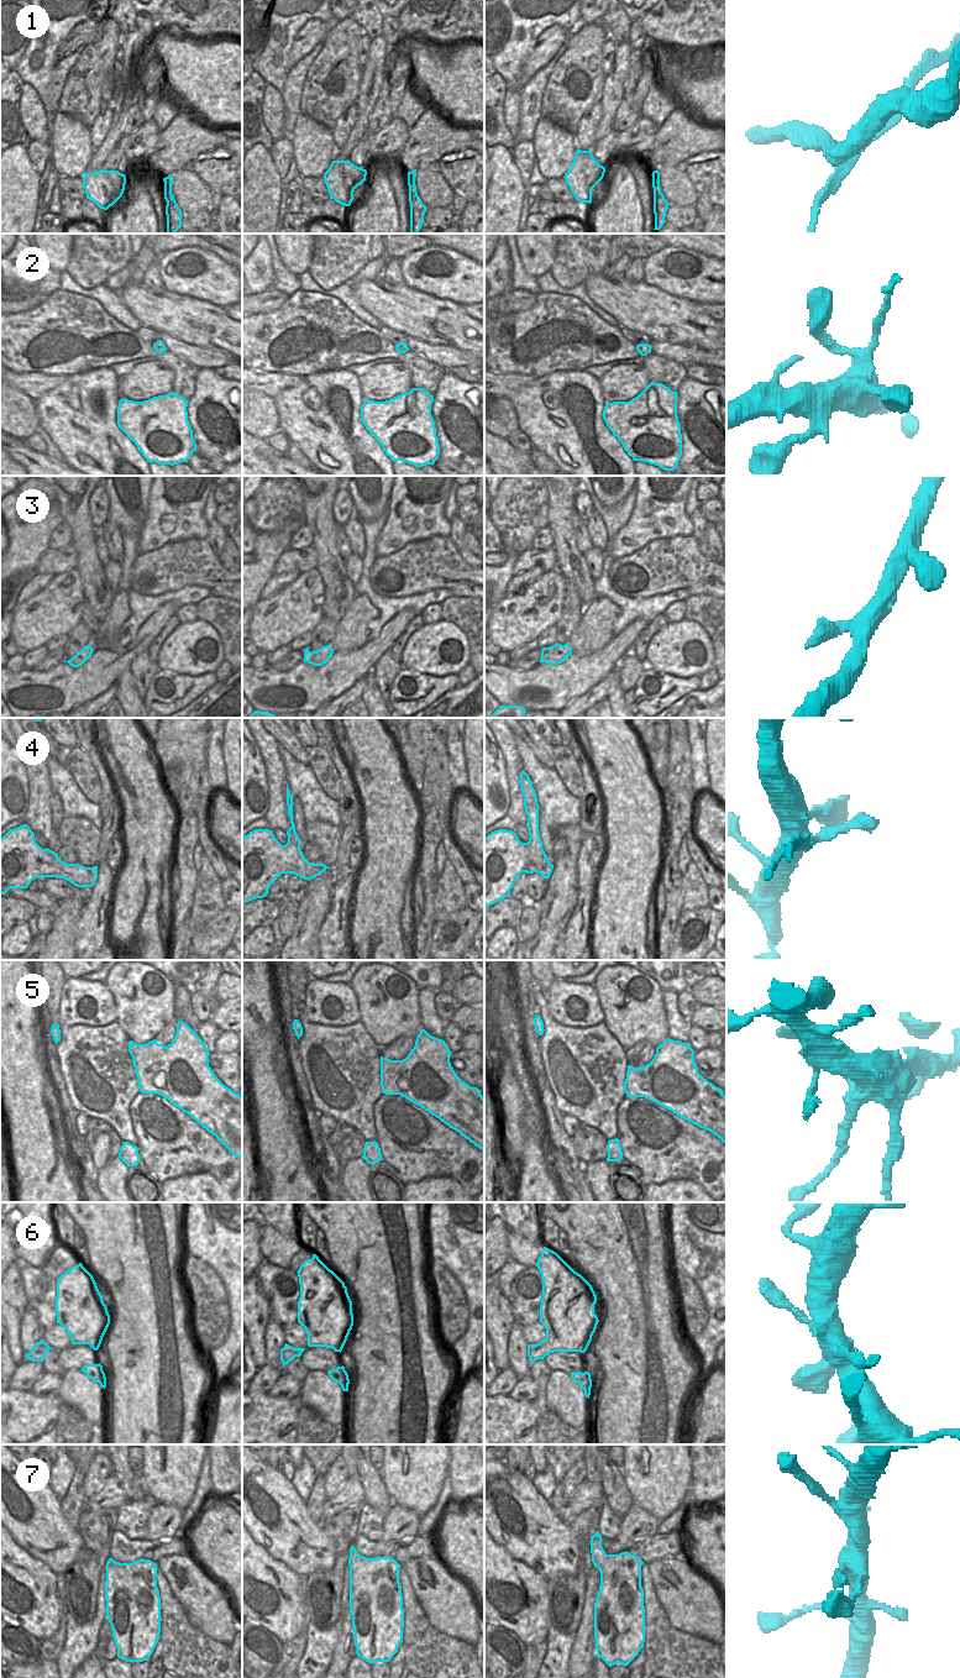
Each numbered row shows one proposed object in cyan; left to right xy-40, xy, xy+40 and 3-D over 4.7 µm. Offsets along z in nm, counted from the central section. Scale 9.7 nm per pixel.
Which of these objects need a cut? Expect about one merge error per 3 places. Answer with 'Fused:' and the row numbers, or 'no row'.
Fused: 1, 4, 5

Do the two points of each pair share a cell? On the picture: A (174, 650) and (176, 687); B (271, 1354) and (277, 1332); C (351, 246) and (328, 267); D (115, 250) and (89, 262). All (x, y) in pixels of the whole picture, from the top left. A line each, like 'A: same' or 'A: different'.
A: different
B: same
C: same
D: same

